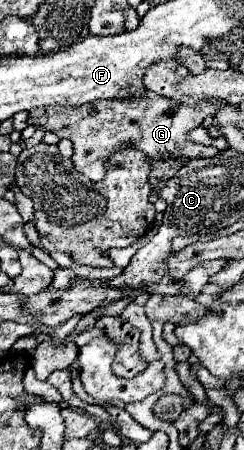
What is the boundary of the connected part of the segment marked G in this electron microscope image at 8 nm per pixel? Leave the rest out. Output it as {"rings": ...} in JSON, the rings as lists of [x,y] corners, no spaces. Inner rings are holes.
{"rings":[[[149,93],[143,99],[133,101],[97,101],[85,103],[79,107],[45,107],[31,111],[27,123],[33,127],[43,127],[45,131],[55,133],[61,139],[69,139],[73,143],[73,167],[83,173],[91,181],[101,181],[105,177],[107,159],[121,151],[125,143],[131,143],[133,149],[143,151],[147,157],[157,159],[161,155],[177,157],[195,157],[195,155],[215,155],[211,147],[203,147],[199,143],[187,141],[187,133],[203,123],[205,117],[213,117],[217,107],[213,103],[205,103],[199,107],[183,105],[173,99],[167,99],[157,93]]]}

